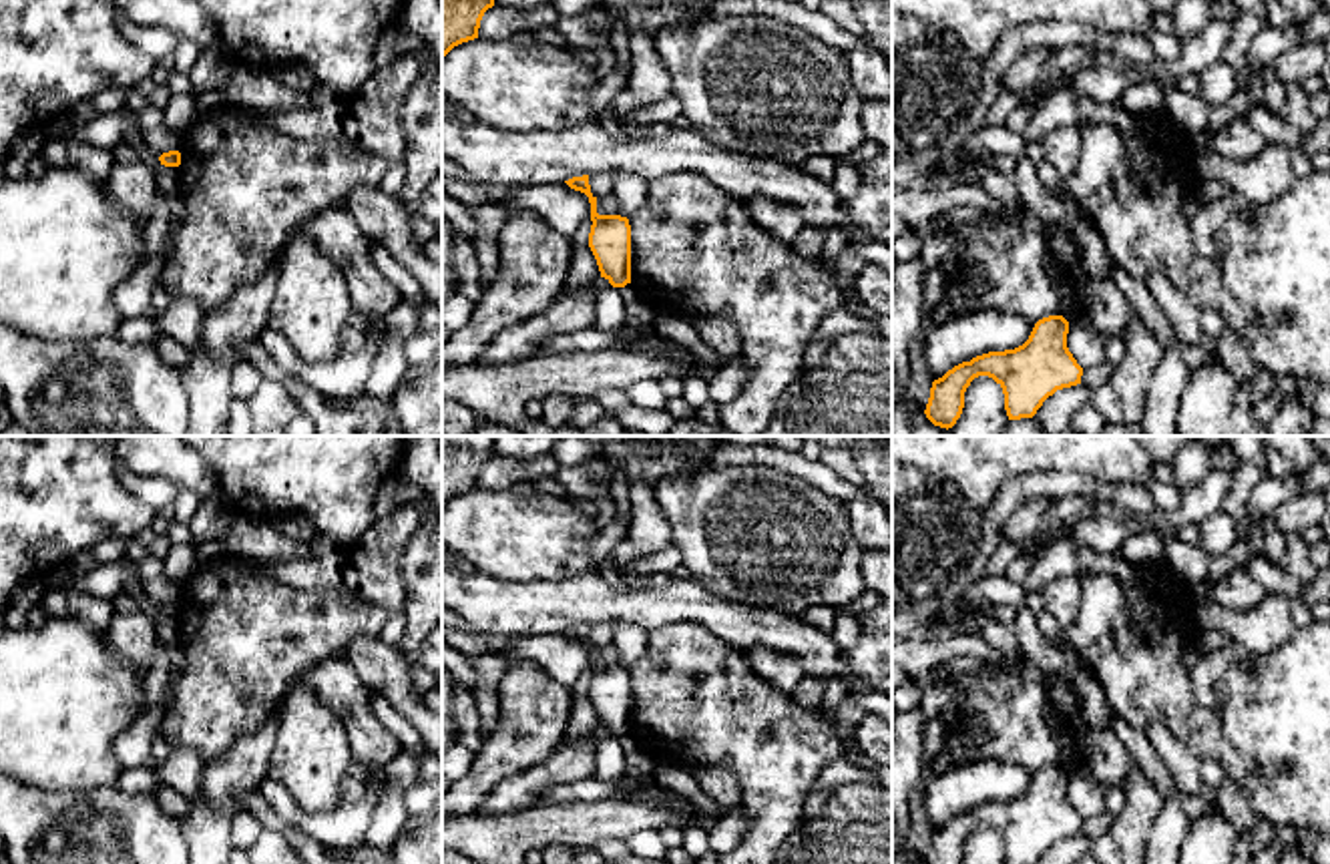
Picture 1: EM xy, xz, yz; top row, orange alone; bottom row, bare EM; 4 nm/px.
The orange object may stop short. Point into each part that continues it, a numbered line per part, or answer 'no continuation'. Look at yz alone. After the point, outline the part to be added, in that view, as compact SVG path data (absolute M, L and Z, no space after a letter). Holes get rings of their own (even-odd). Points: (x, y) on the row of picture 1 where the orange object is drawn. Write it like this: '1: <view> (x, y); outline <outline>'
no continuation

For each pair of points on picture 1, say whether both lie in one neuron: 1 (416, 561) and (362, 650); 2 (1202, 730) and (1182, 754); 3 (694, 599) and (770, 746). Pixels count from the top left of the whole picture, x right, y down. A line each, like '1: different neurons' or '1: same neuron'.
1: different neurons
2: different neurons
3: different neurons

